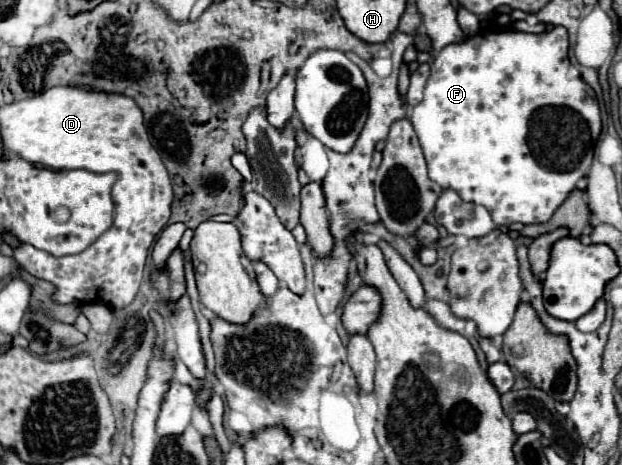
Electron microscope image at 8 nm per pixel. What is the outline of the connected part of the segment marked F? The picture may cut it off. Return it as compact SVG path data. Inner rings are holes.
M554 27L552 31L538 33L538 35L520 33L520 31L482 31L464 39L462 43L452 43L444 47L430 65L430 77L424 87L424 99L414 107L410 117L426 157L428 177L436 181L442 189L454 189L464 201L484 205L490 211L492 221L496 225L546 223L560 207L560 203L576 189L576 183L588 173L592 163L594 145L598 141L602 123L600 123L600 109L598 109L598 101L594 99L594 91L590 93L588 91L590 87L580 77L574 77L572 73L572 65L568 61L568 33L564 27Z

